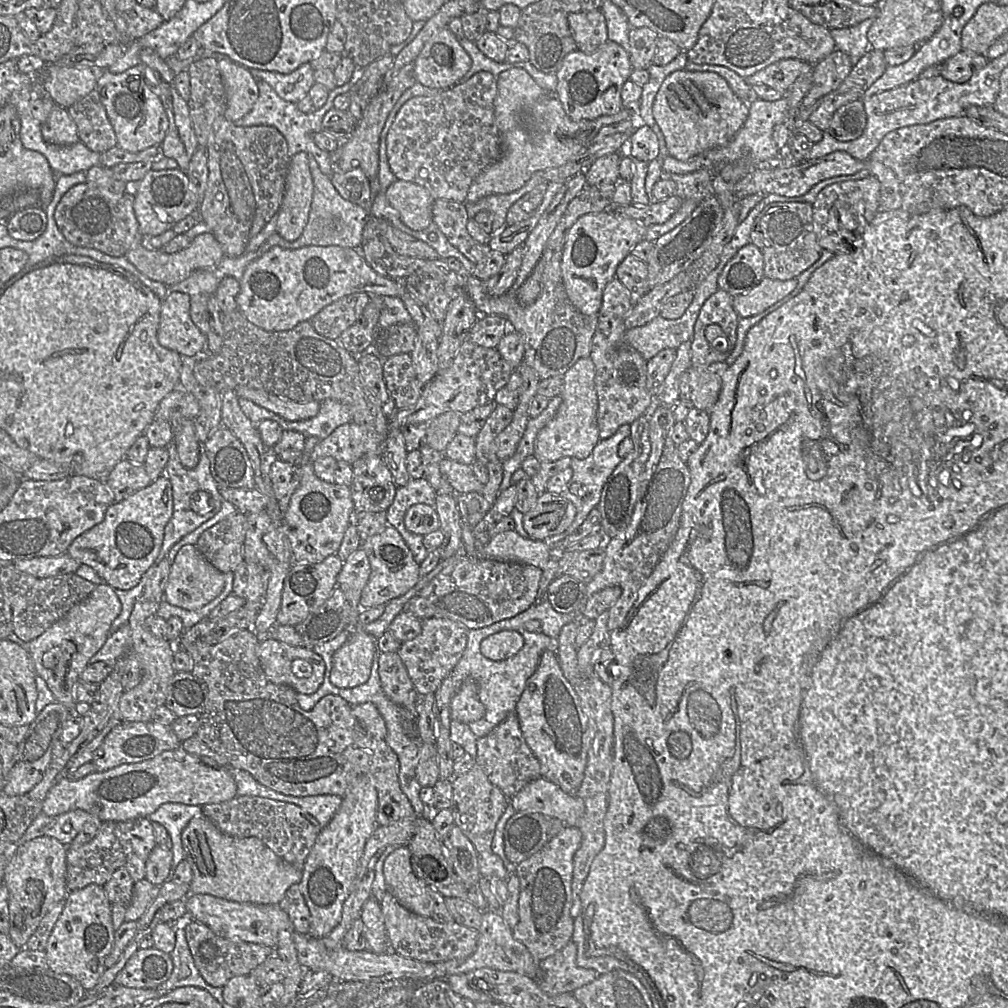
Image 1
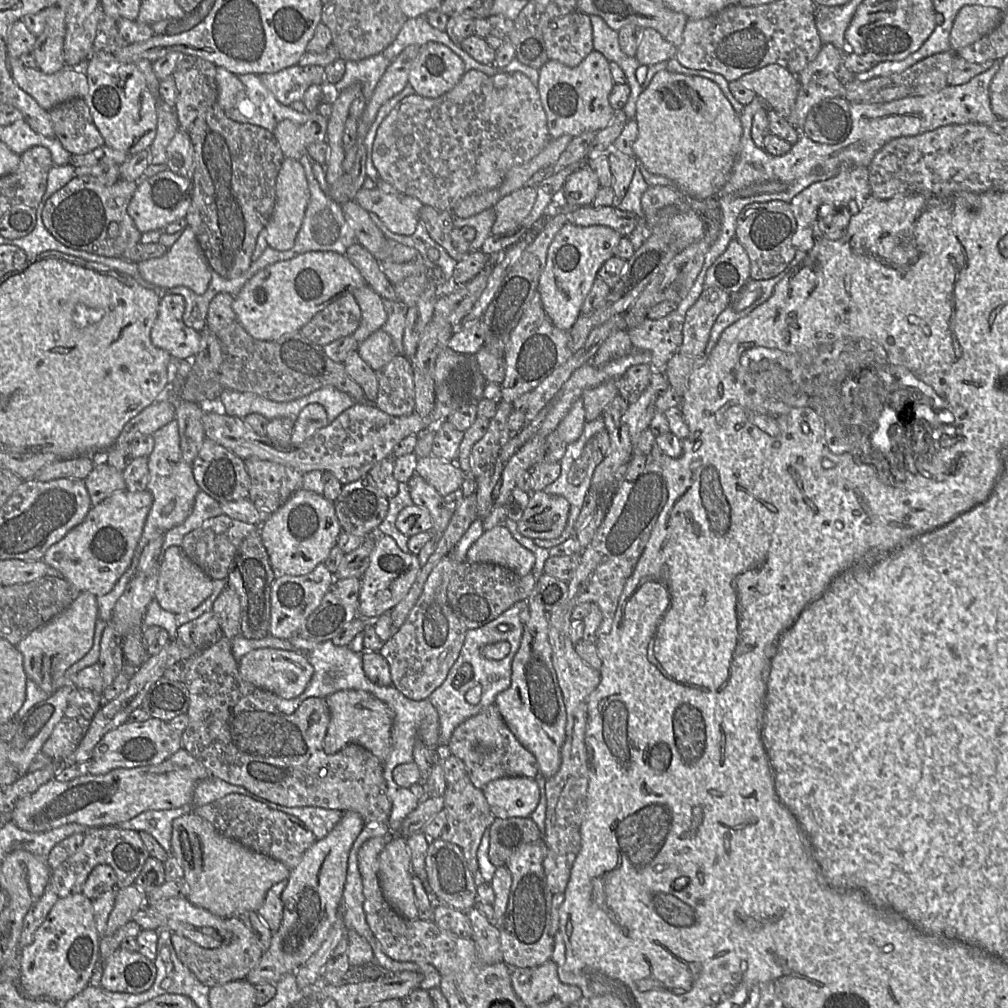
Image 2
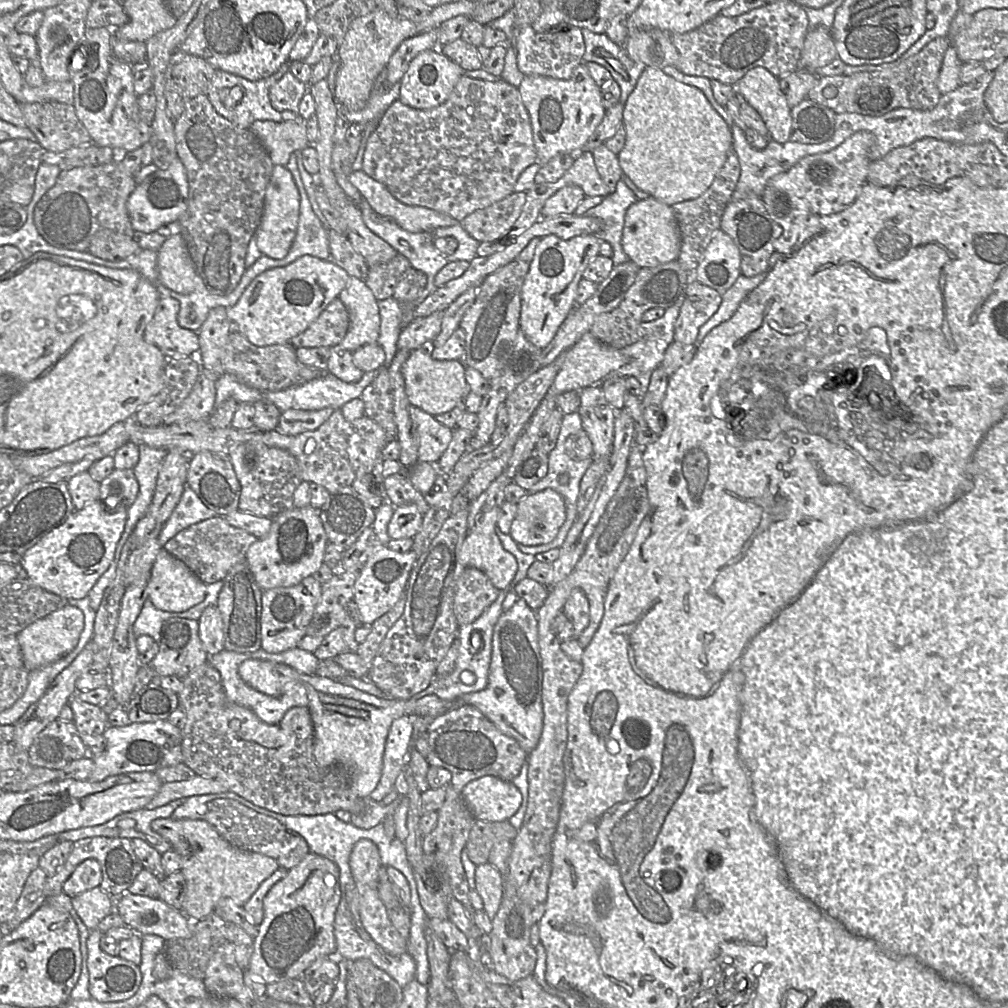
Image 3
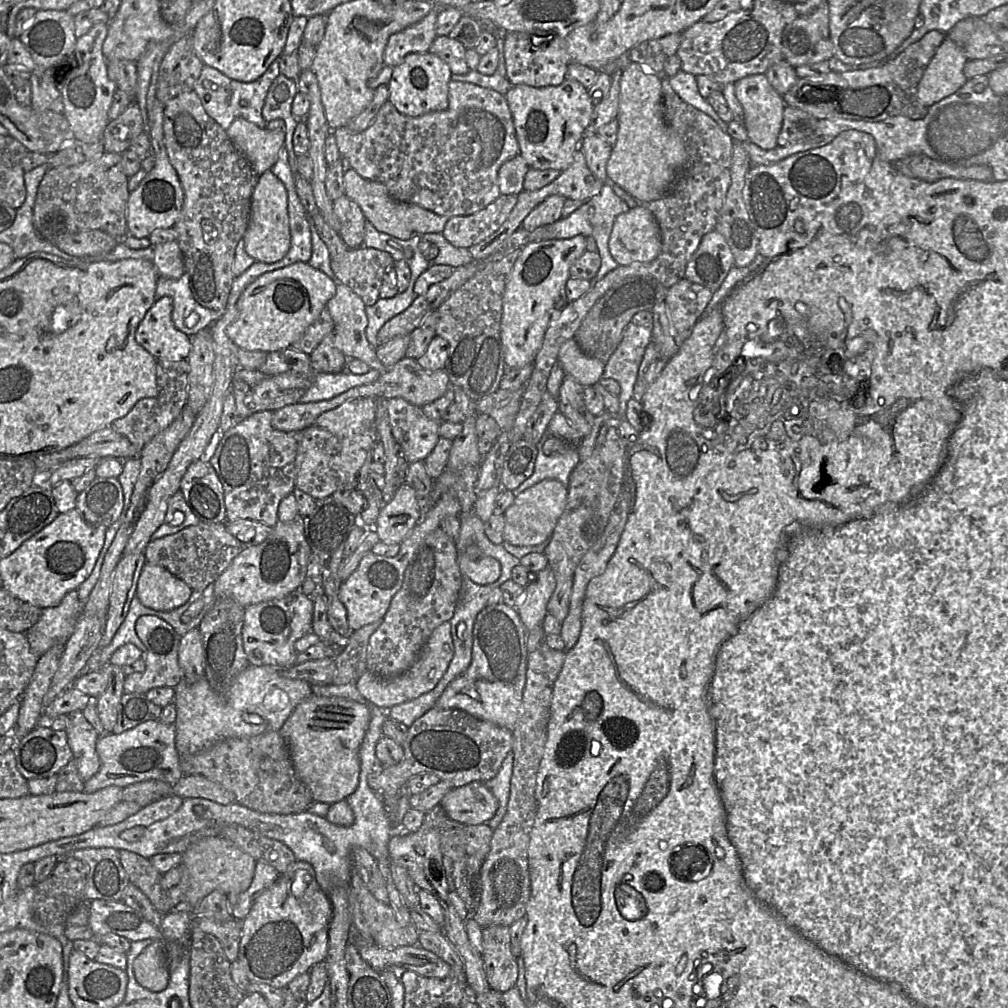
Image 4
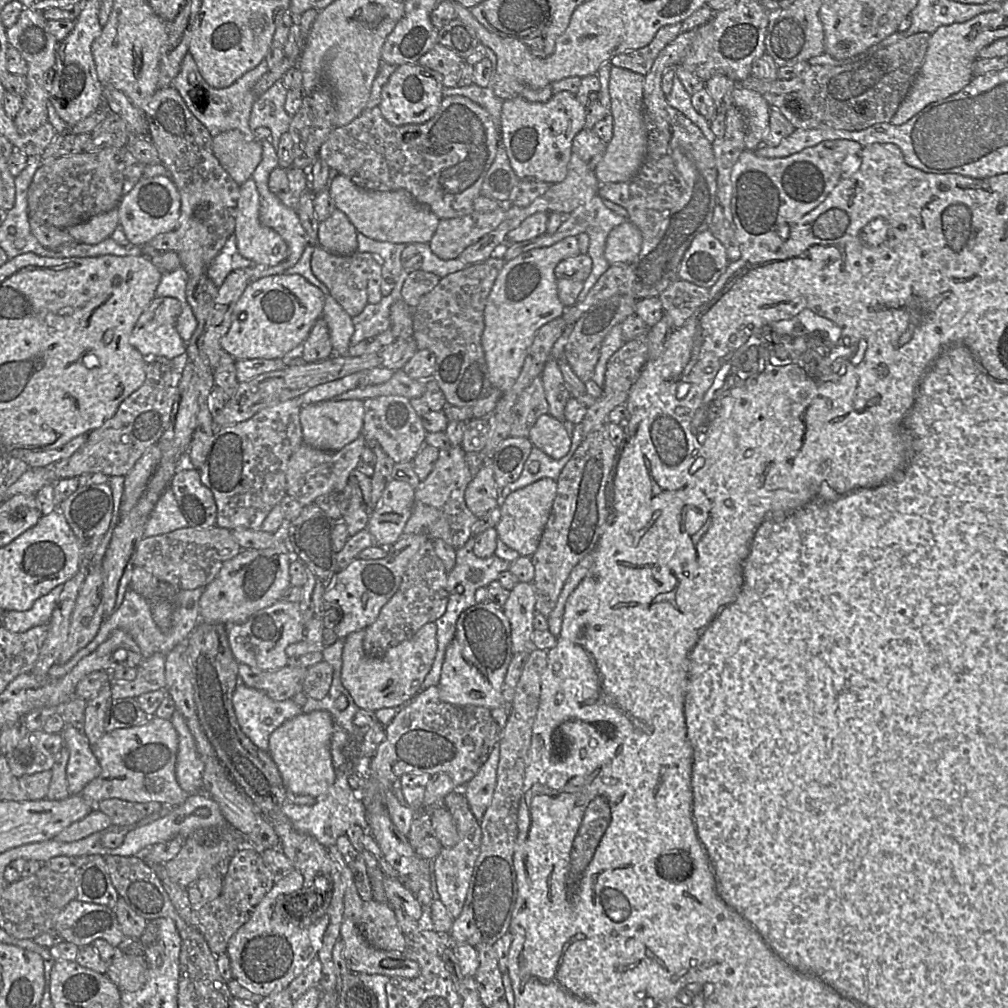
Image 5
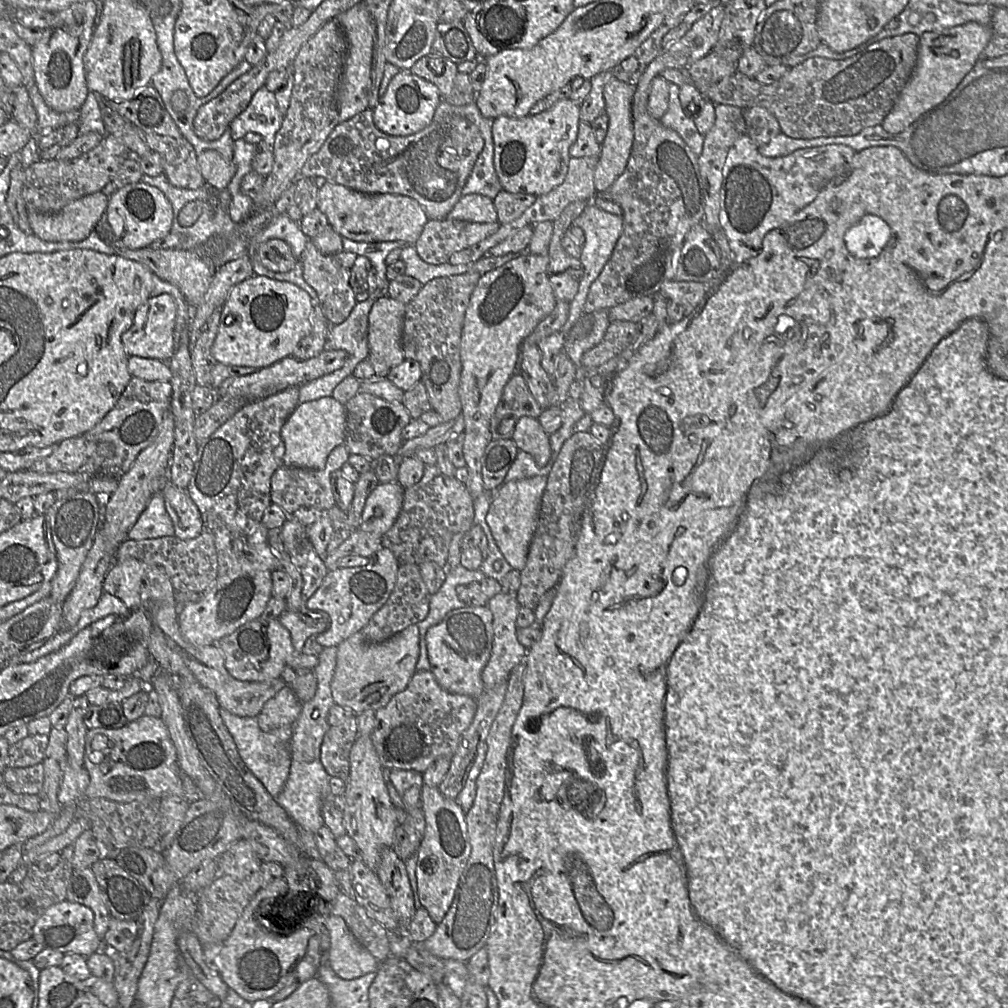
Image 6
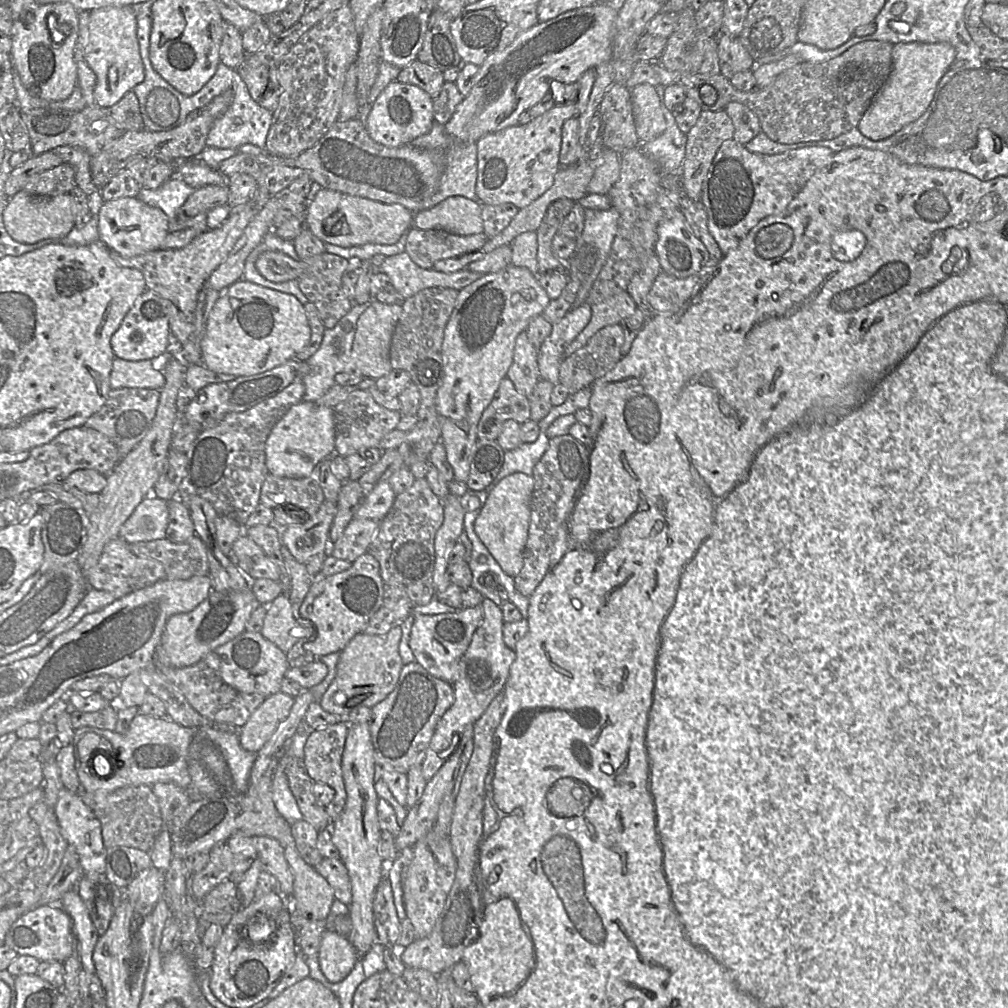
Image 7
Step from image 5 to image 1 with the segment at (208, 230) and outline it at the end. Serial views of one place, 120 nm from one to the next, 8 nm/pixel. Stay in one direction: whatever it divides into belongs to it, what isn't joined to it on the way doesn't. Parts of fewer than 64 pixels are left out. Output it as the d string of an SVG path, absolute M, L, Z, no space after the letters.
M221 116L214 121L213 138L207 146L208 179L197 209L199 220L205 223L228 257L246 252L248 243L277 215L281 206L286 176L290 164L285 137L273 126L242 127Z

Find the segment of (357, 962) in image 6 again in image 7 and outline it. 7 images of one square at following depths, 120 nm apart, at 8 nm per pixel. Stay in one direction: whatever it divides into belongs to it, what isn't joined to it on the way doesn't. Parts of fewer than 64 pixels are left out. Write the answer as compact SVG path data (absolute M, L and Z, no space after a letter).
M329 927L323 933L318 959L324 976L337 983L349 975L360 956L347 938Z

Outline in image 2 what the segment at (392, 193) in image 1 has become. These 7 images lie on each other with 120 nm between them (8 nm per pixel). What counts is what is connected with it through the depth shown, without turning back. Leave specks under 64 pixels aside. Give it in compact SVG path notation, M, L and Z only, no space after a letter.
M362 188L354 201L369 213L375 214L392 233L399 235L412 235L415 232L424 206L415 197L388 194L379 188Z

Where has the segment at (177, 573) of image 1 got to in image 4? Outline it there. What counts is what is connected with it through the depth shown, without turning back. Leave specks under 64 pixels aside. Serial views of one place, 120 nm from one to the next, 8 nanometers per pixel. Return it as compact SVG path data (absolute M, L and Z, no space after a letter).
M146 563L138 579L136 597L148 608L170 611L184 605L192 591L165 568Z

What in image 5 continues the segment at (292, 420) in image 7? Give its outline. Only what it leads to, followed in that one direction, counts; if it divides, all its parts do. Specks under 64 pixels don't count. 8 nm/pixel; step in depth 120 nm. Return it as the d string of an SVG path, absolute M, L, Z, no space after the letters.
M329 400L301 408L300 423L303 443L320 450L338 451L361 436L364 420L364 400Z

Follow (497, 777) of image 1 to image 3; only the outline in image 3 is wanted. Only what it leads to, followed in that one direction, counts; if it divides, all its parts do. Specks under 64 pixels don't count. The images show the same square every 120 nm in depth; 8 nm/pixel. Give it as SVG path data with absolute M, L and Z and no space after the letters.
M463 705L433 717L427 730L413 743L430 767L440 767L451 772L449 786L460 791L471 781L484 776L511 781L527 762L527 753L519 743L503 734L480 710Z

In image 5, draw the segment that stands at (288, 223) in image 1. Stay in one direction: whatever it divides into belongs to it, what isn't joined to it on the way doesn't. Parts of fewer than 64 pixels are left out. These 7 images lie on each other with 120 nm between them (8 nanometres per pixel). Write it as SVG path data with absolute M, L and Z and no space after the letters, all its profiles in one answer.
M253 179L240 185L236 212L236 226L232 236L235 237L237 249L241 256L254 265L275 266L288 256L288 246L284 239L272 228L264 226L259 219L260 195Z

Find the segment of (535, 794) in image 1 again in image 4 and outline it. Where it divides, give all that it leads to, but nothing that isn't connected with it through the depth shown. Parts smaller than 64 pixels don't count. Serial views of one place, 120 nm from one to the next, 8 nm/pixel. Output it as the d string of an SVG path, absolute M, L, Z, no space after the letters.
M476 781L450 789L440 806L453 821L480 825L494 817L499 803L485 782Z

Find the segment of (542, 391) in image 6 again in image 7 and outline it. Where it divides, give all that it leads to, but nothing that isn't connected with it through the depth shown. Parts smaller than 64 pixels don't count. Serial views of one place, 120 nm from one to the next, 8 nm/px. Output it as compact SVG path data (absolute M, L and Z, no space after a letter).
M521 332L515 341L513 362L507 371L516 389L530 396L540 378L537 363L537 348L529 341L526 332Z

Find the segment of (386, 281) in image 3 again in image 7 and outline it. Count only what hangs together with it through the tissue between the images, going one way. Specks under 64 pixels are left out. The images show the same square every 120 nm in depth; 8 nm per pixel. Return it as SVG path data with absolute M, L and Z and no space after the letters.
M324 251L303 261L307 263L307 270L298 279L298 287L307 300L316 306L324 327L326 329L332 329L354 305L346 296L342 287L342 278L349 260Z

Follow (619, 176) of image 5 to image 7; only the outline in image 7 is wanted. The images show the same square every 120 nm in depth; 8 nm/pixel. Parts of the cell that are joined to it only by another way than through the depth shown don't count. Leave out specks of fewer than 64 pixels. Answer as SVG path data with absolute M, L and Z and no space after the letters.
M601 149L595 152L598 166L588 185L588 192L607 195L619 178L621 154L611 149Z

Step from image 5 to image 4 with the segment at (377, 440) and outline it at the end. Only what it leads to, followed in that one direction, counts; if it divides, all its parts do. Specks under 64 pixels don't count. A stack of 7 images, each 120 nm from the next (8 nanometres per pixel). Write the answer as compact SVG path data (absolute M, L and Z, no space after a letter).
M390 398L386 402L392 435L405 458L409 463L423 461L440 439L440 424L403 398Z

